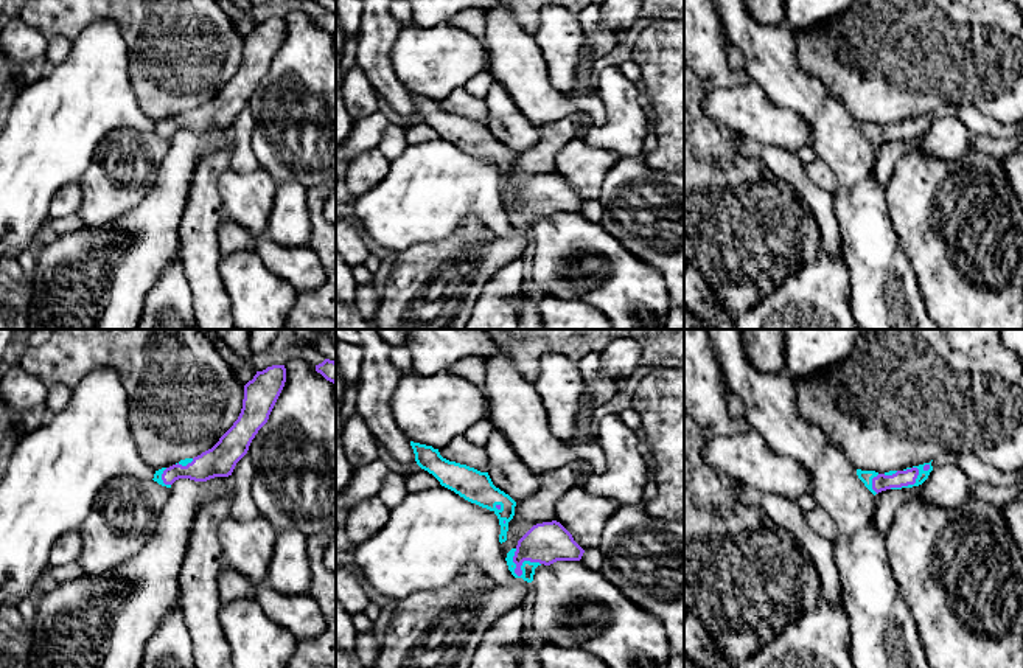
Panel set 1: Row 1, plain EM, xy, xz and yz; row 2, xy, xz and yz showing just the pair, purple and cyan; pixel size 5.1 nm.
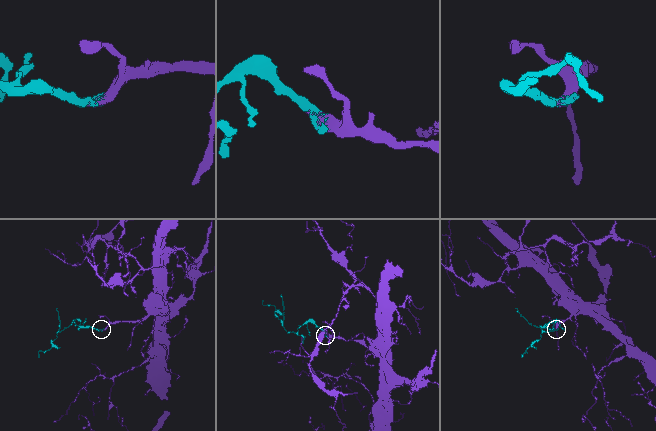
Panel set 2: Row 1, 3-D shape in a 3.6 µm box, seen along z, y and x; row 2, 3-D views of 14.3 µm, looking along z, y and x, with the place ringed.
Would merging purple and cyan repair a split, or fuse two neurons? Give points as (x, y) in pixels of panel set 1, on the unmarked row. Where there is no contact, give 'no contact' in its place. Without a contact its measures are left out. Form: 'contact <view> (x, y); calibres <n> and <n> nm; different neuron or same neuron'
contact xz (521, 222); calibres 220 and 70 nm; same neuron

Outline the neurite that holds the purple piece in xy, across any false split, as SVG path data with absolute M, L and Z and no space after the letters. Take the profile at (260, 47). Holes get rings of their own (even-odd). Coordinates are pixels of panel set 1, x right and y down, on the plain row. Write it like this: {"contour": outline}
{"contour": "M272 17L257 23L253 31L244 37L243 61L238 71L219 93L194 110L185 110L169 120L155 123L152 132L171 140L179 130L207 134L215 129L232 127L258 82L267 75L285 34L285 17Z"}

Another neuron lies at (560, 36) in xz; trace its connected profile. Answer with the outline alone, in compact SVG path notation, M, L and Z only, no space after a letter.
M560 5L541 9L535 42L547 64L549 79L563 93L575 90L585 30L578 16Z

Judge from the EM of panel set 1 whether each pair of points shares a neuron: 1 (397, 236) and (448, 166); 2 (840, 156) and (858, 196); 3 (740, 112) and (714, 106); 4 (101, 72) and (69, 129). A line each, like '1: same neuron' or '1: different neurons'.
1: same neuron
2: same neuron
3: same neuron
4: same neuron

